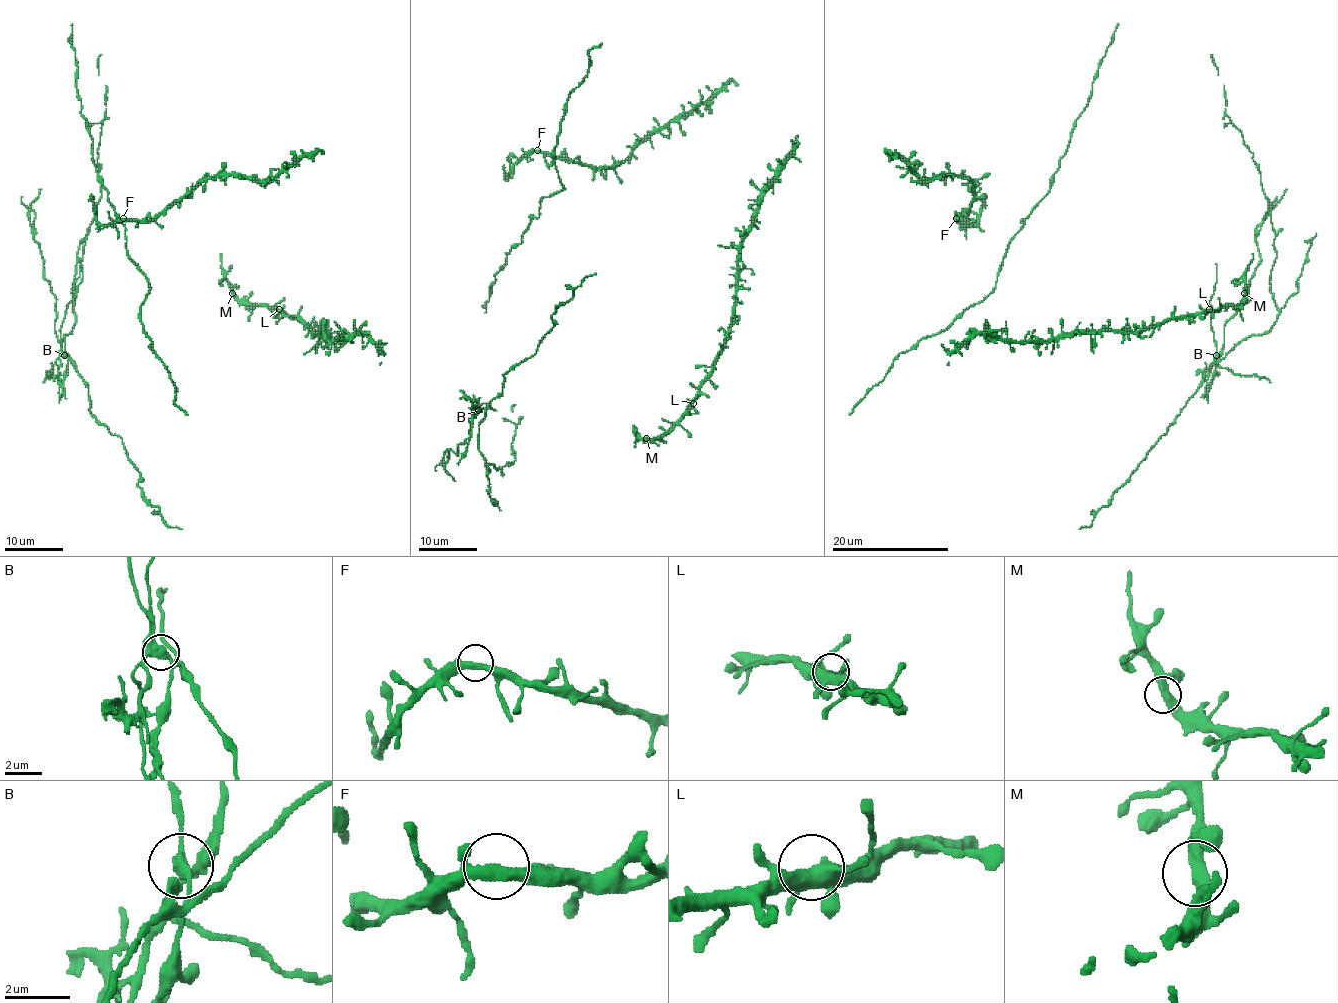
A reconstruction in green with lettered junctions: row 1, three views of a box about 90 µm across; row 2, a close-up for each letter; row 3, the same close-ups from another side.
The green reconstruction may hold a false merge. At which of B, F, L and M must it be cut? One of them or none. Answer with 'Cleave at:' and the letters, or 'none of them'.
Cleave at: B

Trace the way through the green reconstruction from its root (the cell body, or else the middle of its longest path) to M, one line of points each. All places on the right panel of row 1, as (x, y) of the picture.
M: (1209, 311), (1218, 311), (1224, 305), (1238, 305), (1246, 297), (1244, 293)

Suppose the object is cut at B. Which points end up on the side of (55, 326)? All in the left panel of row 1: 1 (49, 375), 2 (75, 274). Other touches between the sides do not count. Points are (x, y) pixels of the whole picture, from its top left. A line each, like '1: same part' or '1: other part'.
1: same part
2: other part

